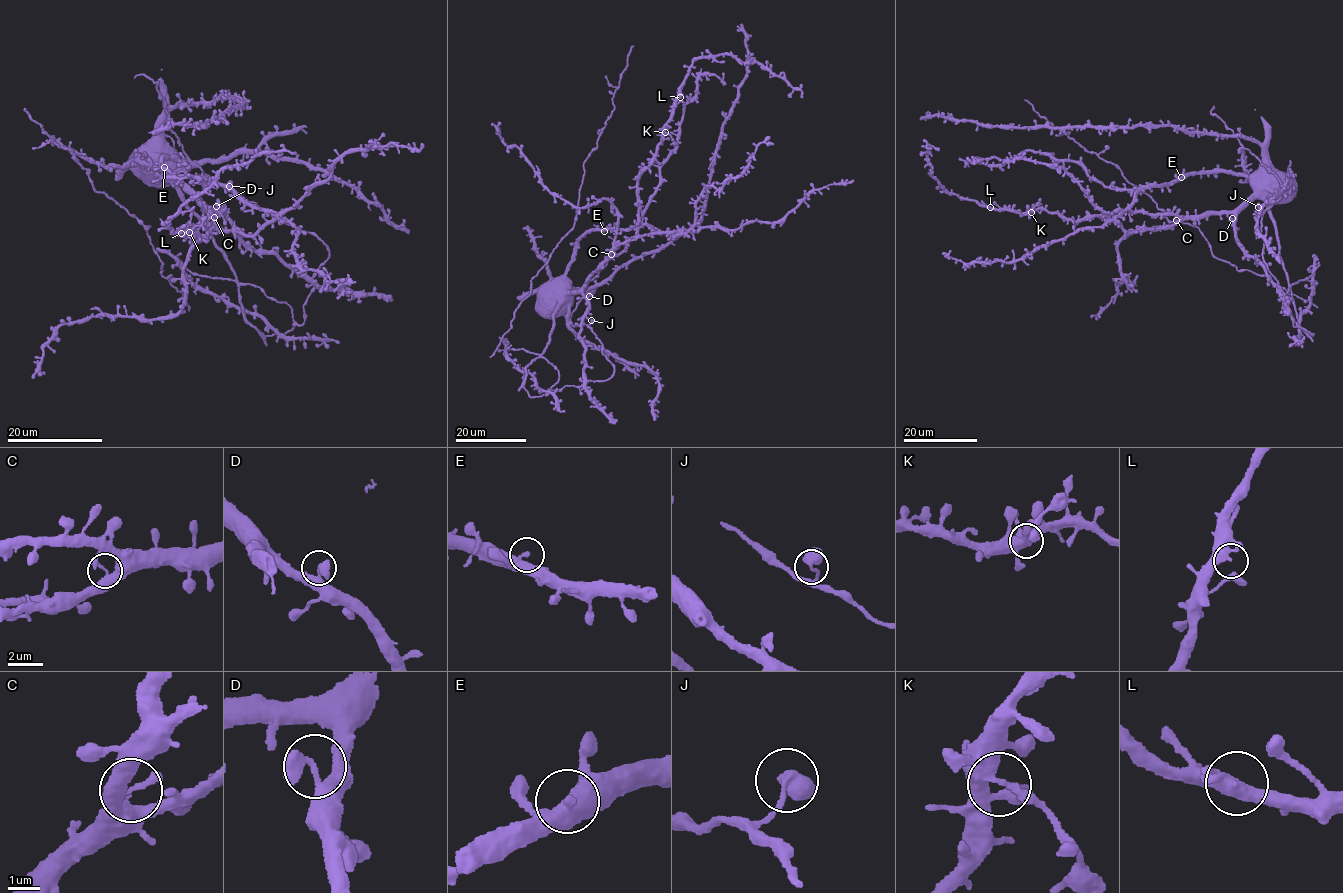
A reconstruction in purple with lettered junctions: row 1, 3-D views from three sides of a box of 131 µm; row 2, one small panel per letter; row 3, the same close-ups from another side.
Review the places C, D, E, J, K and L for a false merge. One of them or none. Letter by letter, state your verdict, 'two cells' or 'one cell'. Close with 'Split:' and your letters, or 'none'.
C: one cell
D: one cell
E: one cell
J: one cell
K: two cells
L: one cell
Split: K

